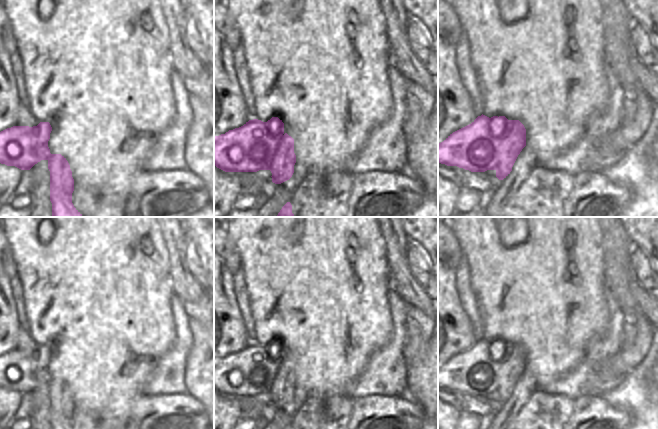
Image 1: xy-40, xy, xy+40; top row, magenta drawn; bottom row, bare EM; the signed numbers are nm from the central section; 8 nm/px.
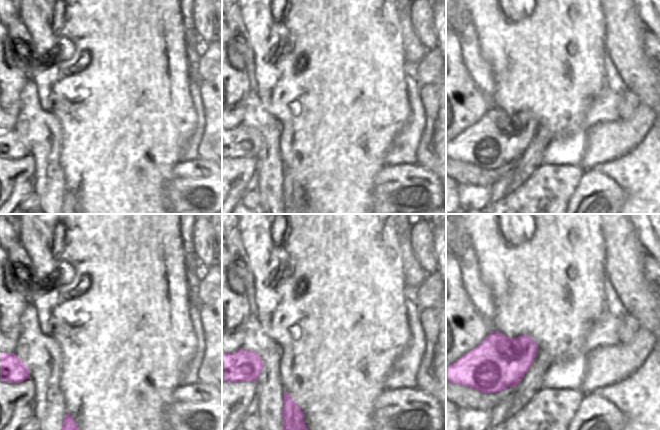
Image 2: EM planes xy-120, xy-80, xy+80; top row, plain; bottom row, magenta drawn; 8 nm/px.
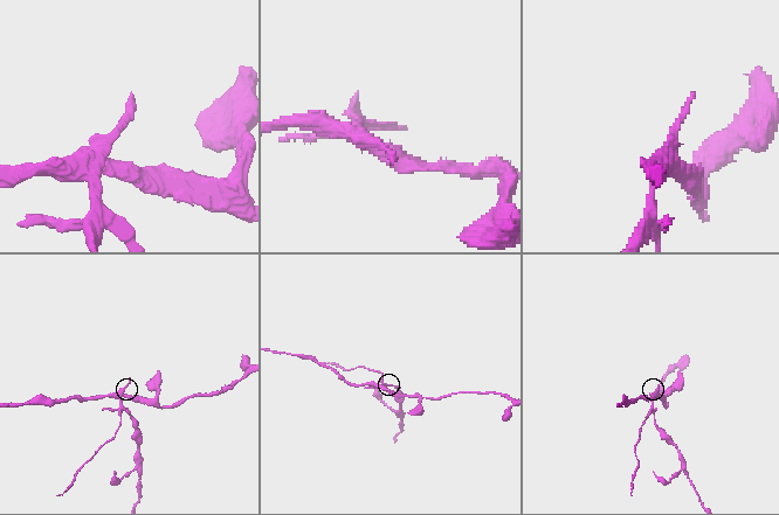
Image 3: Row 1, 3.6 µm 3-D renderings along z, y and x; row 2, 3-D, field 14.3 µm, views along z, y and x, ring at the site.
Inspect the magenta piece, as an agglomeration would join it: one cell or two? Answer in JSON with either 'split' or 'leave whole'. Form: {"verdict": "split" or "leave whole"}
{"verdict": "split"}

